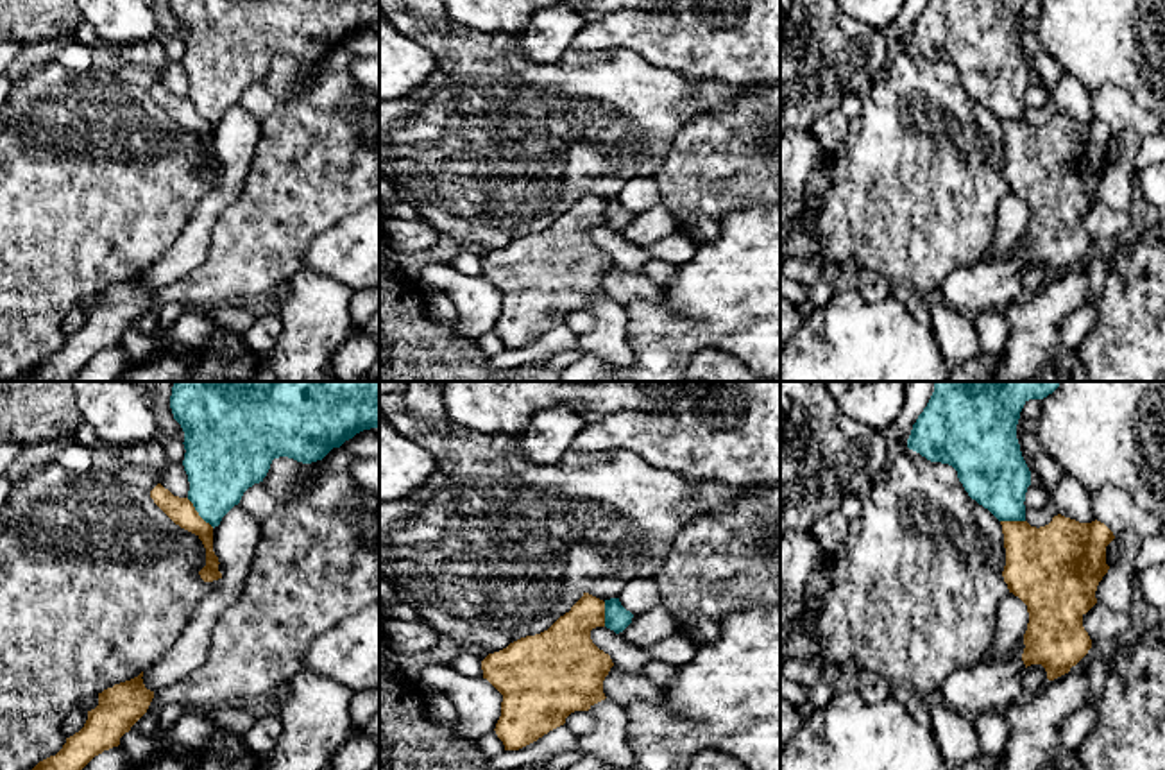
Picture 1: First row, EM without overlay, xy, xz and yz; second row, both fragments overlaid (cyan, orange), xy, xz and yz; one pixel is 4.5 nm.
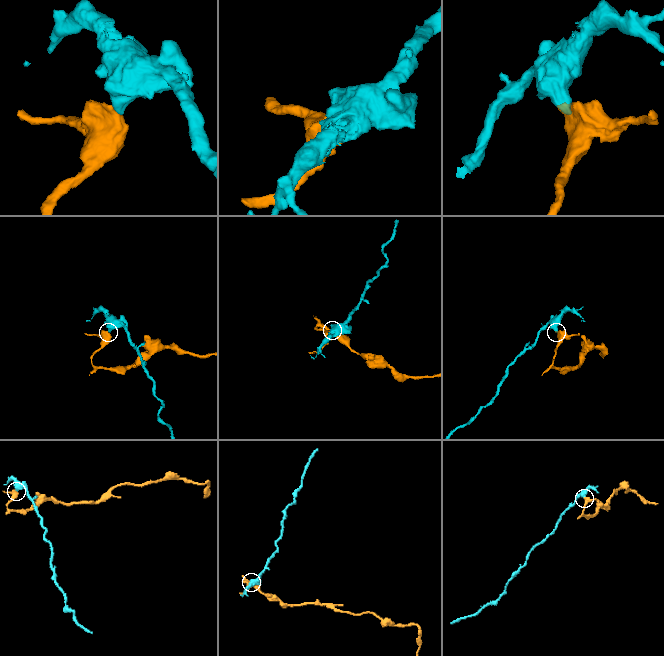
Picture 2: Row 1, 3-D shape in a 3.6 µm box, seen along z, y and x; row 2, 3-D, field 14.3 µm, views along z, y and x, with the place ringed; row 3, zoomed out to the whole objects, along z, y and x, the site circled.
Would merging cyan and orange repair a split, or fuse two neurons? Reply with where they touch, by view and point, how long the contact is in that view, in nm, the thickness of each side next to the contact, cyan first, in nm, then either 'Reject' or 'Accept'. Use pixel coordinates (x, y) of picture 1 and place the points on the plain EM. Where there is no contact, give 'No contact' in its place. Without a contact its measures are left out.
Touches cyan at xy (199, 113). Shared border 180 nm. Thickness 320 nm (cyan) against 120 nm. Reject

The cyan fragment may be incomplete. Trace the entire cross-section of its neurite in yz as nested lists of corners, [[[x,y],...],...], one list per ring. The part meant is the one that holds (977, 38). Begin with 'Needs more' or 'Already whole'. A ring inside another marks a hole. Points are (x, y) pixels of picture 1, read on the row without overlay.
Already whole. [[[929,0],[907,47],[948,63],[972,98],[999,120],[1025,120],[1031,70],[1016,23],[1025,0]]]

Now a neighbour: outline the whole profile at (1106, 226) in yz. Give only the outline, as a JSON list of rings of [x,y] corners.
[[[1095,202],[1083,213],[1083,226],[1092,238],[1092,245],[1111,249],[1133,233],[1131,217],[1126,210],[1110,208],[1104,202]]]

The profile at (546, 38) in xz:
[[[573,5],[539,11],[519,32],[521,50],[537,63],[557,63],[585,25],[589,25],[585,16]]]

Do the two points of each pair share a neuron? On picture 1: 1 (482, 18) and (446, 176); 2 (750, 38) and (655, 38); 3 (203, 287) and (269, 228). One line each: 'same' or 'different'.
1: different
2: same
3: same

